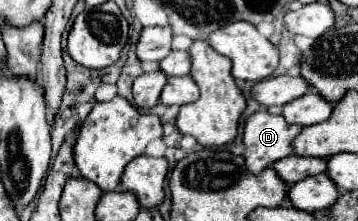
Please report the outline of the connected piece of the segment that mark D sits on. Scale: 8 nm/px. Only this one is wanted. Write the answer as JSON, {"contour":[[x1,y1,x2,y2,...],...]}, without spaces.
{"contour":[[256,111,244,121,244,161,250,173,260,173,262,169,270,167,274,161,288,157,292,153,292,141,302,131,300,125,290,125,282,115,272,115,268,111]]}

